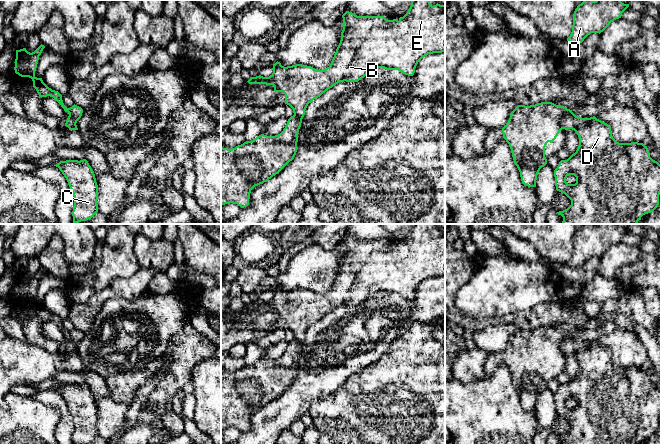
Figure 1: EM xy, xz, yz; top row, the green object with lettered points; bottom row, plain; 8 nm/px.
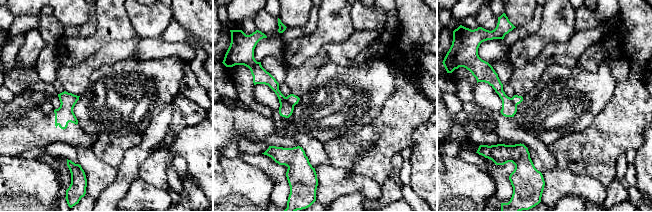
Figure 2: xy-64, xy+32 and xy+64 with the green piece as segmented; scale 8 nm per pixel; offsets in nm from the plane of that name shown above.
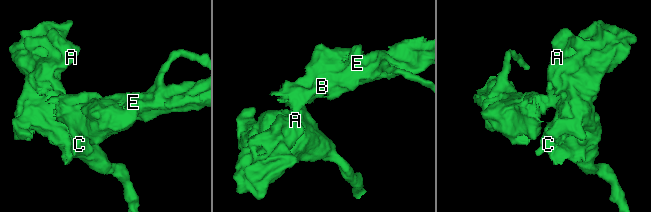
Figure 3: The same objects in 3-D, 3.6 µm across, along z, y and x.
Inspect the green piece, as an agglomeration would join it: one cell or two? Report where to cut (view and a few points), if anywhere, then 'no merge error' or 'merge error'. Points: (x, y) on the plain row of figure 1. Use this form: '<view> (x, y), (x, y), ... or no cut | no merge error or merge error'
xy (67, 332), (67, 335), (75, 345), (71, 351) | merge error

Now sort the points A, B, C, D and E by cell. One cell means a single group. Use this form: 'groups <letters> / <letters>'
groups A C D / B E

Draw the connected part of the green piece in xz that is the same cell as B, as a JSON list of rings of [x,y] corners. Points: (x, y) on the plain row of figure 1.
[[[411,224],[408,236],[393,244],[383,240],[357,240],[349,235],[342,242],[341,264],[329,291],[323,294],[302,288],[284,291],[277,285],[269,301],[250,301],[247,306],[272,309],[275,316],[283,316],[285,328],[302,344],[308,328],[339,306],[358,306],[378,292],[413,300],[423,281],[445,276],[445,228],[432,230],[430,224]]]

